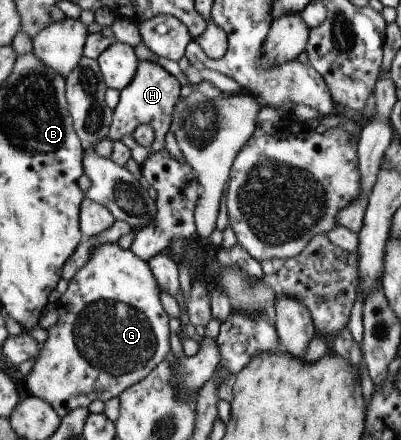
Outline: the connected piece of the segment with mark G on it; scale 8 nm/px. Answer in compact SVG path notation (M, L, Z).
M106 242L96 247L90 256L89 262L69 281L67 290L61 294L55 303L58 321L48 329L49 336L44 344L43 350L36 361L34 361L35 364L33 365L32 371L25 379L28 394L31 395L33 393L35 396L45 399L56 409L60 417L66 417L70 411L74 411L78 407L88 407L94 399L110 401L114 397L119 397L125 389L146 379L162 361L168 359L169 353L172 352L170 332L171 316L166 313L166 309L160 303L160 297L158 297L160 291L162 291L160 283L154 277L150 264L141 257L138 257L131 249L124 249L119 242Z

